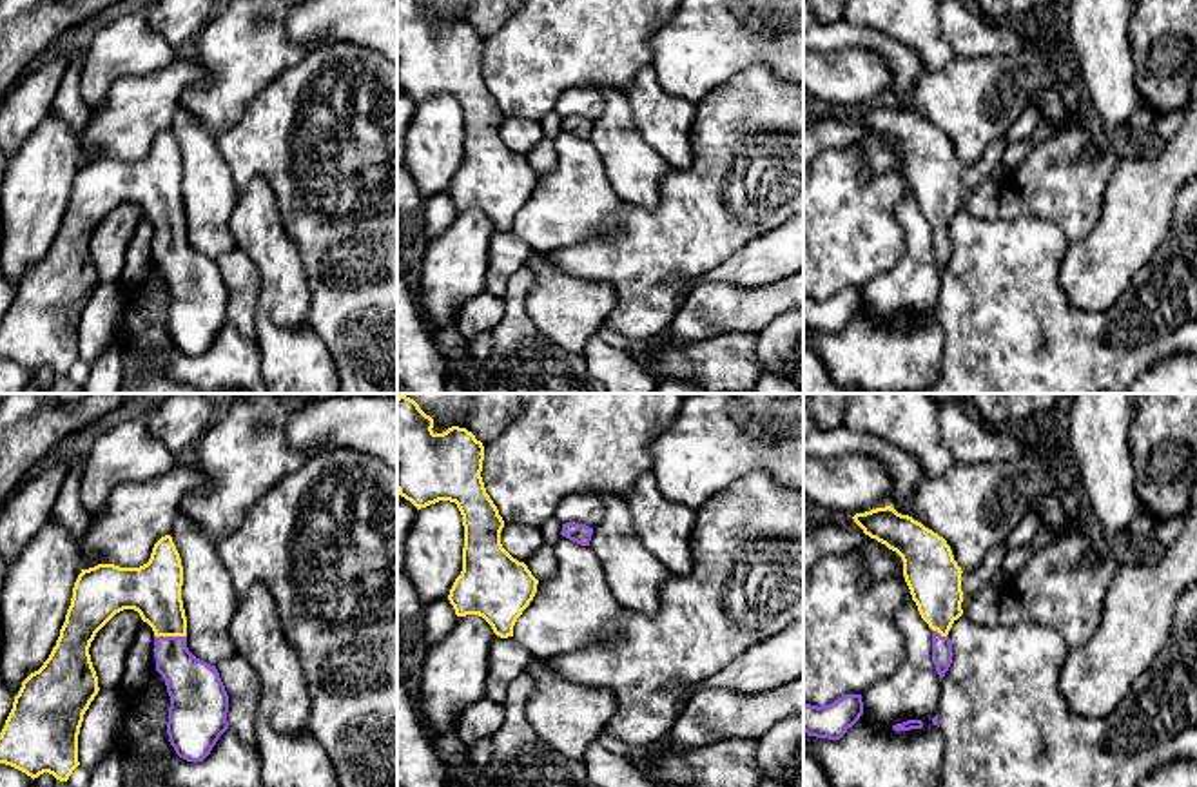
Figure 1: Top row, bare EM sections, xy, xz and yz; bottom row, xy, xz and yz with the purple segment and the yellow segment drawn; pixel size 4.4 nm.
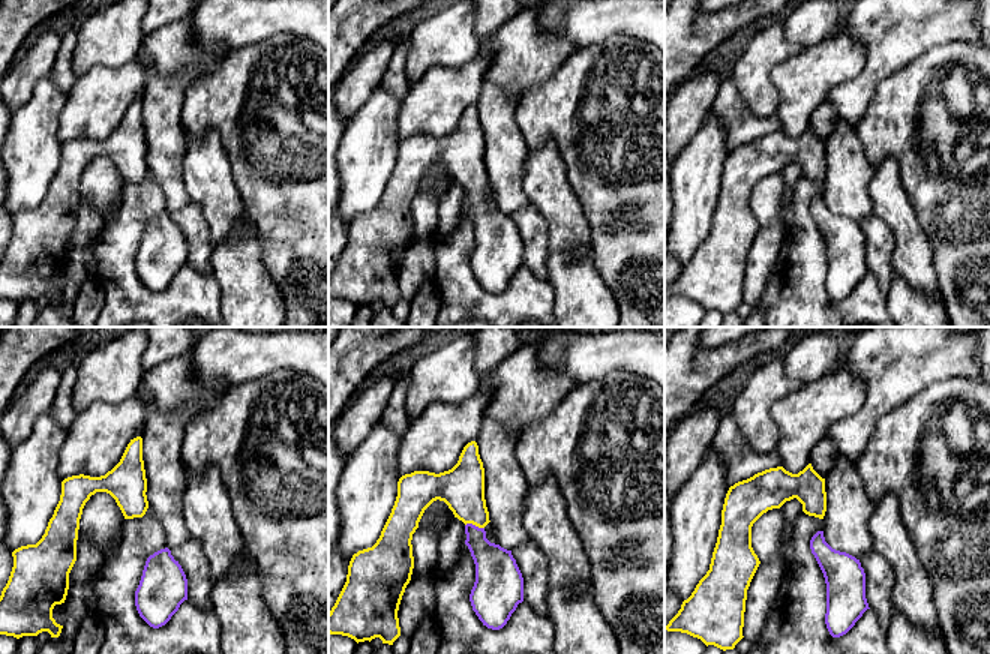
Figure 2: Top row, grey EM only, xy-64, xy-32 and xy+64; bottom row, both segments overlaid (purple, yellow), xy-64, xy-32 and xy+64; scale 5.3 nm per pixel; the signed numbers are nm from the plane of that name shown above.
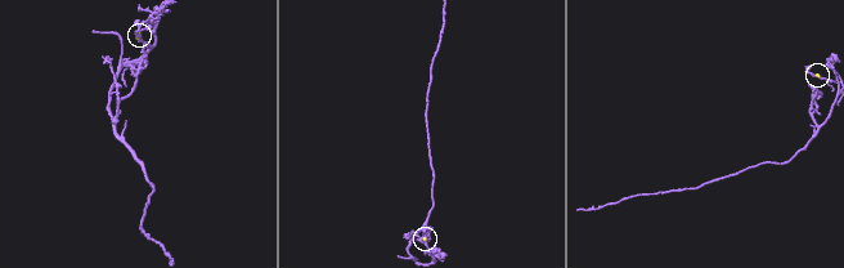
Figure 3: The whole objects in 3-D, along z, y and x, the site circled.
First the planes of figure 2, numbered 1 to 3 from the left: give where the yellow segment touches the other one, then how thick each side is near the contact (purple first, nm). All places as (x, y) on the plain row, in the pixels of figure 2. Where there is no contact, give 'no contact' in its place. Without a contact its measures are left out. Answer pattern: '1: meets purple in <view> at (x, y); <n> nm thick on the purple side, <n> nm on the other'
1: no contact
2: meets purple in xy-32 at (474, 189); 220 nm thick on the purple side, 240 nm on the other
3: no contact

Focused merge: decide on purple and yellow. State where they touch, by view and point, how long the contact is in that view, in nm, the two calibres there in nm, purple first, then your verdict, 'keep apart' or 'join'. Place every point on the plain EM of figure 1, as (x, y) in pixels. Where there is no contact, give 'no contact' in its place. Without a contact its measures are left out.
xy (171, 231) | 140 nm | 240/240 nm | join

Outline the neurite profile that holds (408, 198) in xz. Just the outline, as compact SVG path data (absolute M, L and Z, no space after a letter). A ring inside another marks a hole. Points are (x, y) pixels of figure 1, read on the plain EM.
M404 165L397 167L397 218L423 207L423 196Z

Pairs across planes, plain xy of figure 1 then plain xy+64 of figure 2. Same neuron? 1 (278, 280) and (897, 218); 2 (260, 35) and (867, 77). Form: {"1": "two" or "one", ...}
{"1": "one", "2": "one"}

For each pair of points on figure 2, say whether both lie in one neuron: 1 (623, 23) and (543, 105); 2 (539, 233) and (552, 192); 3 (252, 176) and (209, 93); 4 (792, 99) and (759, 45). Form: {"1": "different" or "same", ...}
{"1": "different", "2": "different", "3": "same", "4": "different"}

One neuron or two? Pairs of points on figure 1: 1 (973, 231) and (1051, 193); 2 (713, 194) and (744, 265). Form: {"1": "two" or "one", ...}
{"1": "two", "2": "two"}

